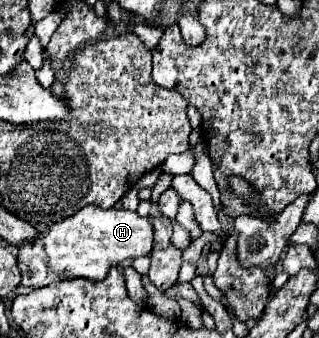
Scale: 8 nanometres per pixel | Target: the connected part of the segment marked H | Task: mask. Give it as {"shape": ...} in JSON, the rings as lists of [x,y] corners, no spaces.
{"shape":[[[87,205],[73,217],[53,223],[49,231],[43,231],[37,239],[25,243],[17,255],[21,269],[21,285],[43,287],[59,279],[85,277],[99,281],[111,265],[119,265],[125,259],[149,257],[153,253],[153,225],[151,217],[141,217],[127,209],[99,209]]]}

